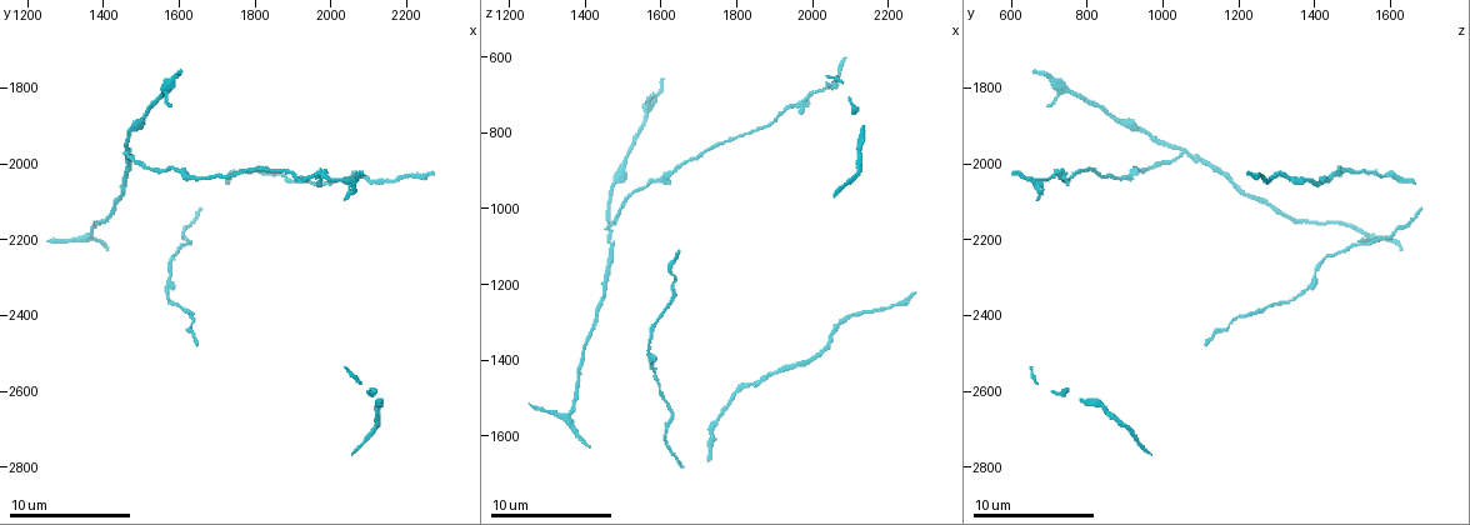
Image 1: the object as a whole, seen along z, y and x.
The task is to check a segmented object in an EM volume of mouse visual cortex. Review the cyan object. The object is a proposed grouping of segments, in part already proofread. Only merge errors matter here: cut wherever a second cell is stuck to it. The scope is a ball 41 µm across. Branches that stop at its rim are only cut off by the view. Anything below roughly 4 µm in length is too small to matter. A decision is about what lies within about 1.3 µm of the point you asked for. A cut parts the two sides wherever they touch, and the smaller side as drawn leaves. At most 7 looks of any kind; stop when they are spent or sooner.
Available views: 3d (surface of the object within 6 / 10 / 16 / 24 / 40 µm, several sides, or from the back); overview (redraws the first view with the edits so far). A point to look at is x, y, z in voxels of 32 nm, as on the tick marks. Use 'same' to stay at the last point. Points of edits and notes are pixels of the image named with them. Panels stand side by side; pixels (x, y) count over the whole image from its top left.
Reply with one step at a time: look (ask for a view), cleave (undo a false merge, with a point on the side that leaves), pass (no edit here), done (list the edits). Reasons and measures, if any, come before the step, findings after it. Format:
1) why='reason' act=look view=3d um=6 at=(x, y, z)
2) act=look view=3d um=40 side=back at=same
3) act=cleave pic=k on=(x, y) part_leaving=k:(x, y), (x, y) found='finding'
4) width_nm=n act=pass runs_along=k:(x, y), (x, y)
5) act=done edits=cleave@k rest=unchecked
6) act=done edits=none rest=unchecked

act=look view=3d um=10 at=(1380, 2155, 1455)

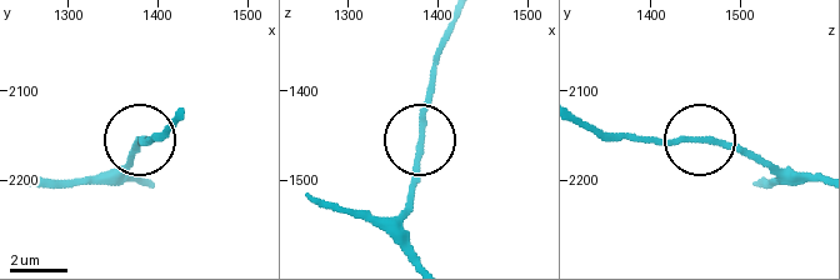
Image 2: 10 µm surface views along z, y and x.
side_arm_um=61 act=pass runs_along=2:(421, 134), (435, 53) found='all the same cell'

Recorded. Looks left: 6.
why='a narrow waist' act=look view=3d um=10 at=(1425, 2110, 1290)

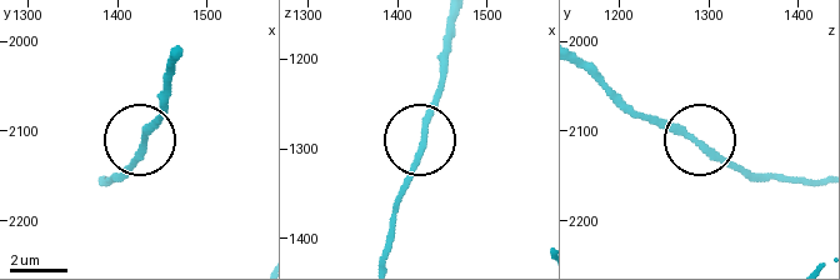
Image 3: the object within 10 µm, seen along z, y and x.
act=look view=3d um=6 at=(1430, 2115, 1290)

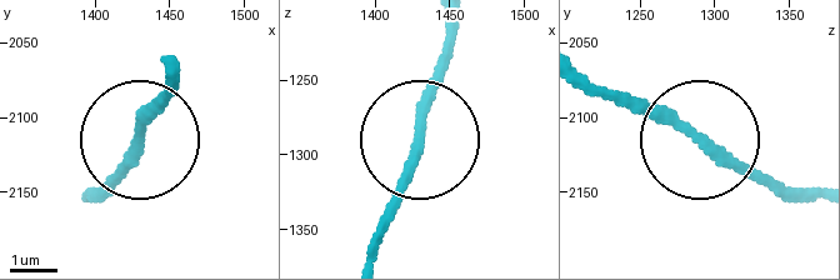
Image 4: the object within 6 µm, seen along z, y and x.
act=pass runs_along=4:(88, 195), (159, 113), (164, 64) found='continuous, no second cell'

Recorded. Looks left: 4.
why='three arms meet' act=look view=3d um=10 at=(1465, 1970, 1045)

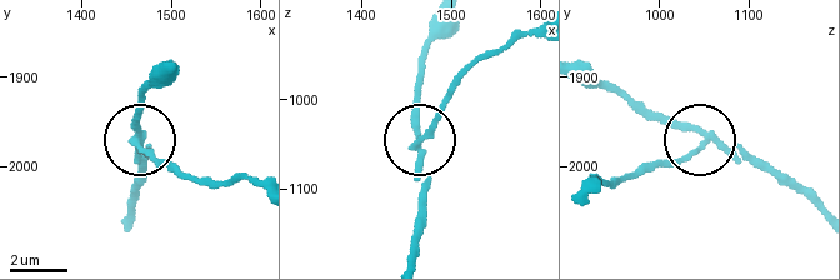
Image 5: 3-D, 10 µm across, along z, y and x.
arms=3 act=cleave pic=5 on=(160, 159) part_leaving=5:(136, 143), (201, 179), (259, 179) found='a second cell is stuck on'

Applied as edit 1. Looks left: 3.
act=done edits=cleave@5 rest=unchecked

